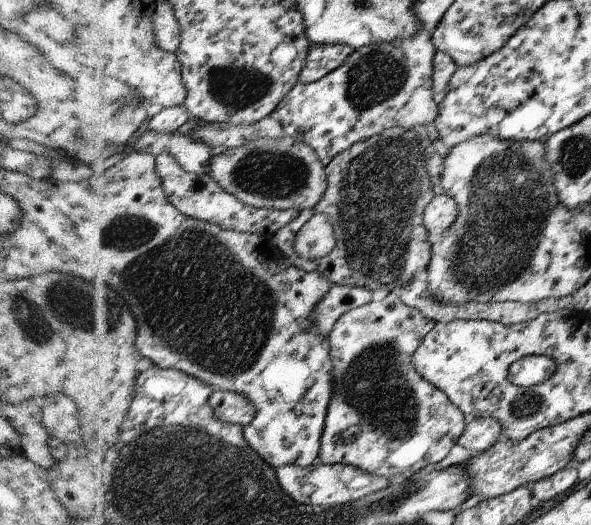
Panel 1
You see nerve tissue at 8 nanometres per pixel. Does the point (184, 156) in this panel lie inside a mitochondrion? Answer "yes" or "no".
no

